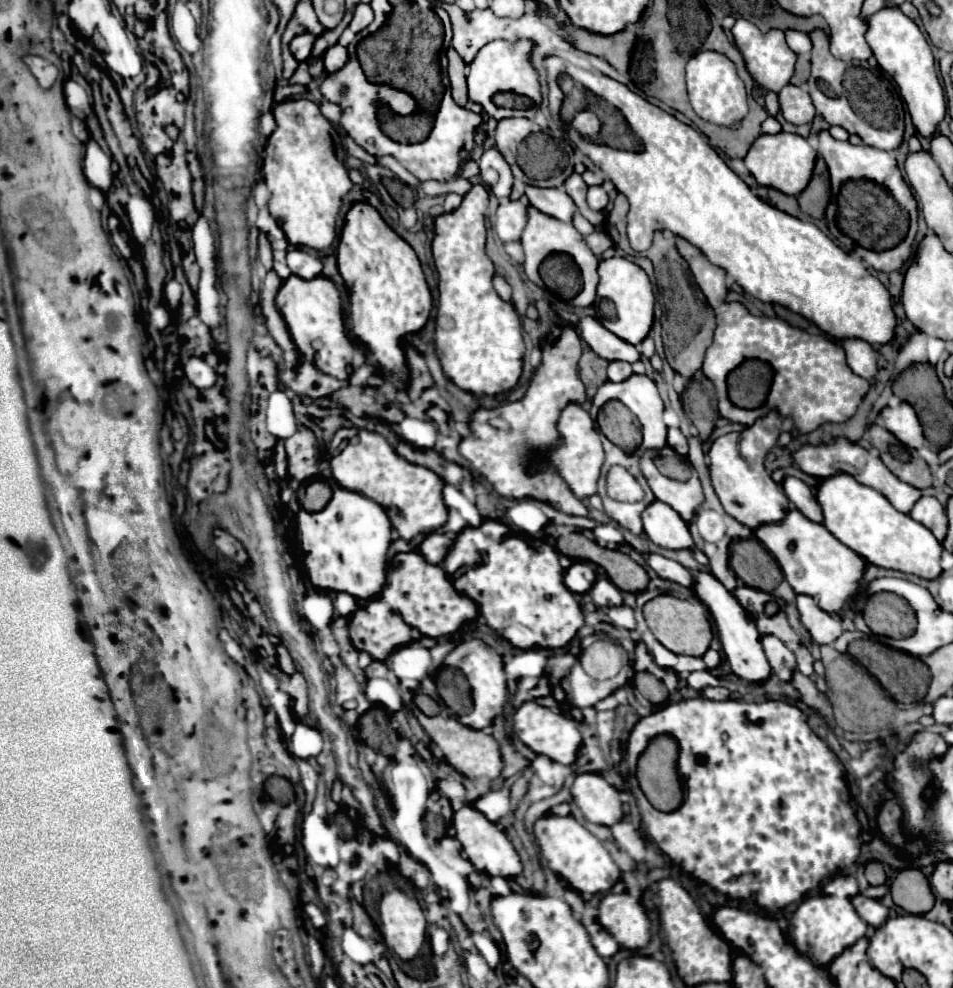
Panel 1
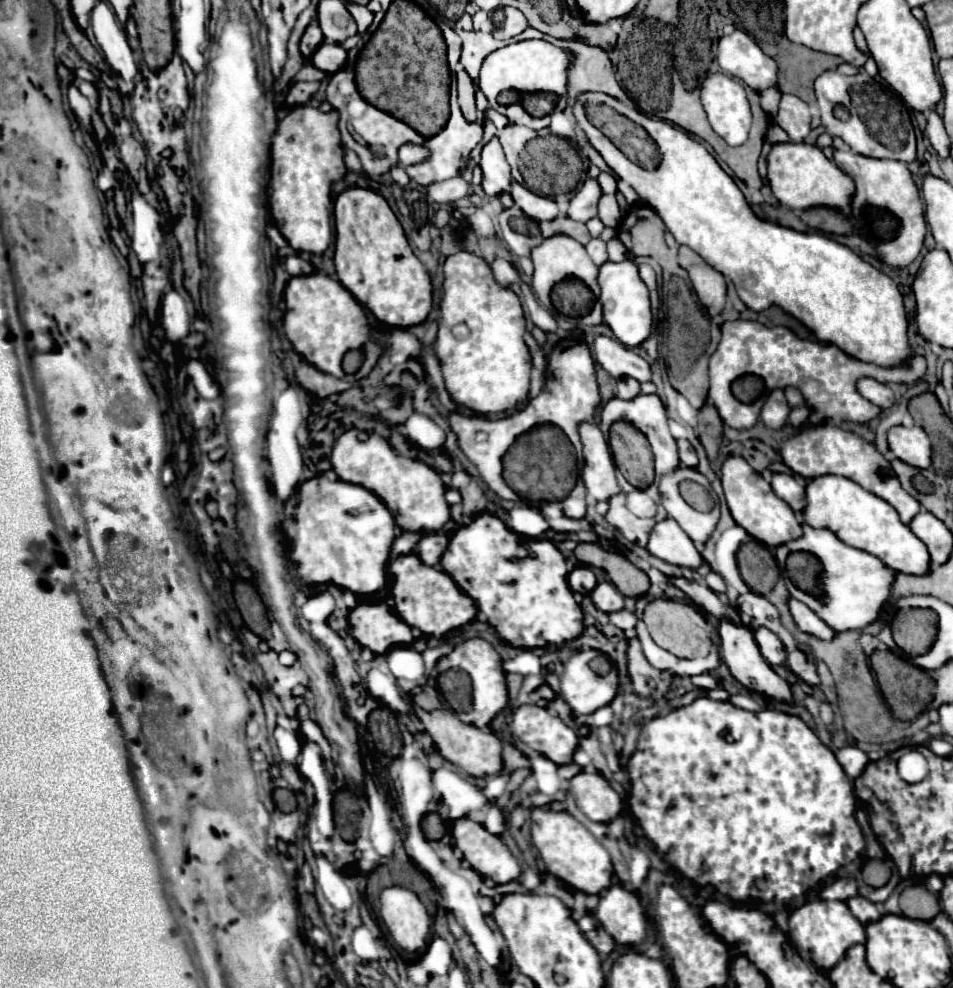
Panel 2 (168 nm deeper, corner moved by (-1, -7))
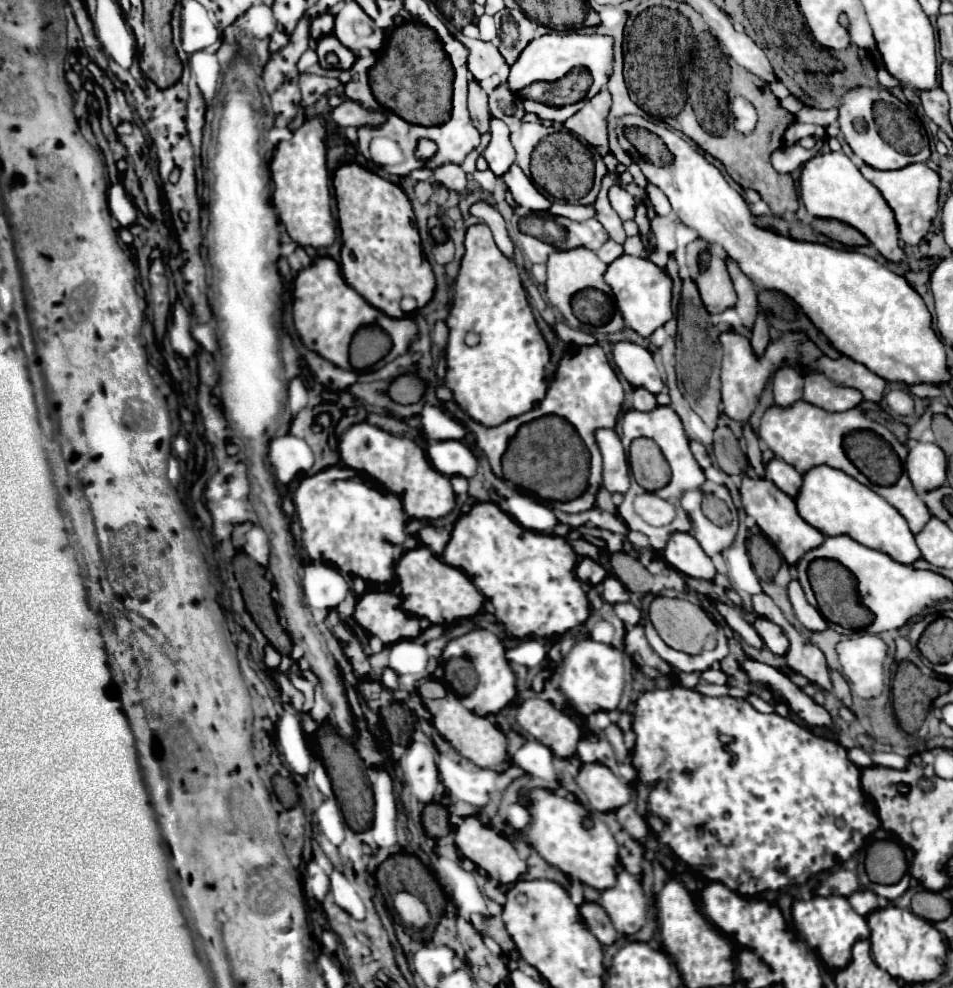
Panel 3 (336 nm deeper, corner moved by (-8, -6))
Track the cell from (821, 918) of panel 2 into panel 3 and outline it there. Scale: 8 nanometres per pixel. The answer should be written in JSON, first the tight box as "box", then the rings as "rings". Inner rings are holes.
{"box":[792,896,869,968],"rings":[[[818,896],[809,900],[796,901],[792,907],[792,919],[798,936],[807,938],[809,946],[829,968],[845,968],[851,960],[851,948],[857,940],[869,938],[869,926],[863,916],[859,916],[845,896]]]}

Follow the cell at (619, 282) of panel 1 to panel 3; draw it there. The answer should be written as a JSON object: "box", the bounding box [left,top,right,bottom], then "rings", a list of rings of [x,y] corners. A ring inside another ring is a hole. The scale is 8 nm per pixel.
{"box":[605,254,673,338],"rings":[[[623,254],[621,258],[609,264],[605,272],[605,282],[613,288],[613,296],[625,318],[625,324],[633,328],[637,334],[647,338],[673,316],[671,310],[673,280],[665,270],[655,266],[651,260]]]}

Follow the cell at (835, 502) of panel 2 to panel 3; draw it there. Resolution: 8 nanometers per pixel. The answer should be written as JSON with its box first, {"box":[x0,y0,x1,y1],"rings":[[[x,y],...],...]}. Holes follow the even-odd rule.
{"box":[795,466,921,564],"rings":[[[813,466],[813,470],[807,470],[803,474],[803,484],[795,504],[799,516],[825,536],[845,534],[855,542],[871,550],[879,550],[901,564],[913,564],[917,558],[921,558],[915,536],[911,534],[905,518],[869,486],[857,482],[841,470],[831,466]]]}

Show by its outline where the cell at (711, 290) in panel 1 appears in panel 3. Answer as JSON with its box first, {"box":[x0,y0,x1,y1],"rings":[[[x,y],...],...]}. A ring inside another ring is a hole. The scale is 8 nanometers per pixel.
{"box":[689,244,737,314],"rings":[[[691,244],[689,246],[689,270],[691,270],[693,282],[699,288],[705,310],[709,314],[719,314],[737,304],[737,294],[735,294],[735,302],[733,302],[733,284],[731,284],[731,278],[729,278],[723,258],[711,256],[709,268],[705,272],[699,272],[697,244]]]}

